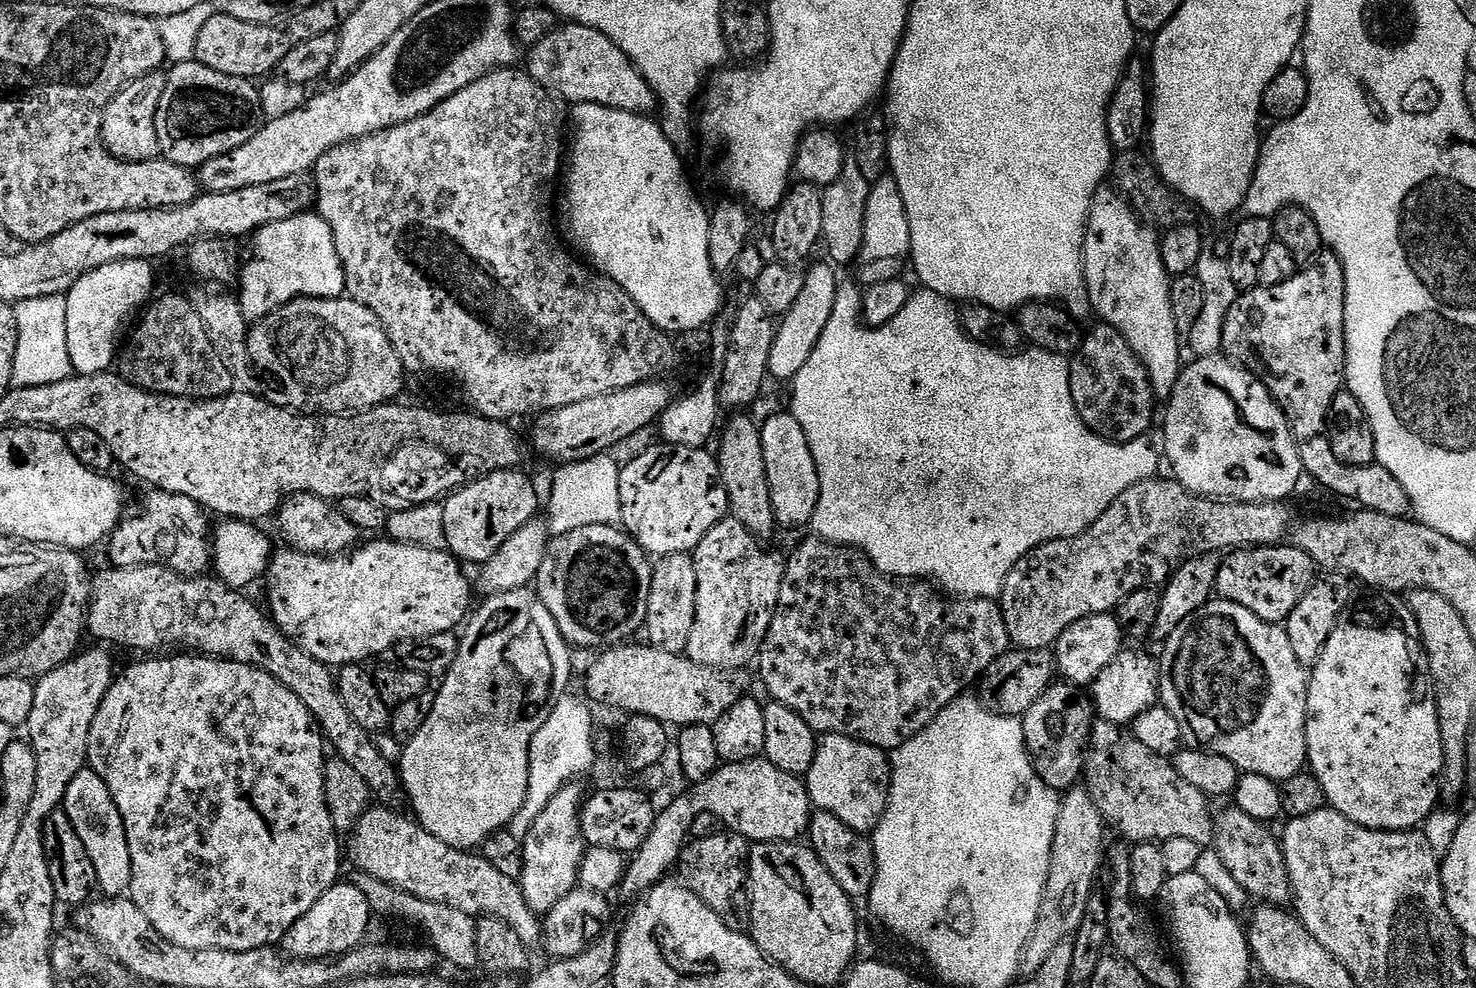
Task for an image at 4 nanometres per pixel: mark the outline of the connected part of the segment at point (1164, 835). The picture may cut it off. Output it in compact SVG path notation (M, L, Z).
M1101 720L1093 723L1084 778L1098 797L1105 821L1117 824L1121 834L1133 842L1182 838L1204 846L1213 839L1218 824L1212 821L1205 792L1187 781L1169 757L1161 756L1117 724Z

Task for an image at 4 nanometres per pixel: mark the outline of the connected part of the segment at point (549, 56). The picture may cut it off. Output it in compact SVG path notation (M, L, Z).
M571 22L557 26L542 42L531 45L527 71L532 79L561 101L577 104L601 104L614 110L648 116L657 111L658 97L644 81L632 60L606 34L590 26Z

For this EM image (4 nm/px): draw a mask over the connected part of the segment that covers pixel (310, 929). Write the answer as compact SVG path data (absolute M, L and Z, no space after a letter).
M337 882L303 918L298 921L294 929L296 936L297 957L306 960L322 960L345 956L369 939L368 927L372 924L374 915L373 901L360 888L352 884Z

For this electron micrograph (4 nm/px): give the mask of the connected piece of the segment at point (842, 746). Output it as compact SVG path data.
M839 734L825 735L819 741L816 761L806 780L823 811L832 812L849 828L863 834L879 829L892 802L893 781L894 764L885 749Z

